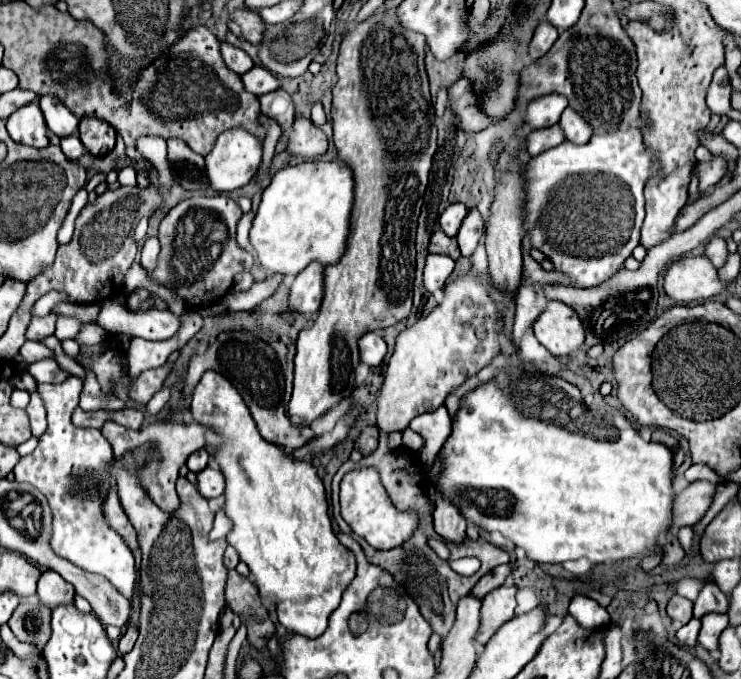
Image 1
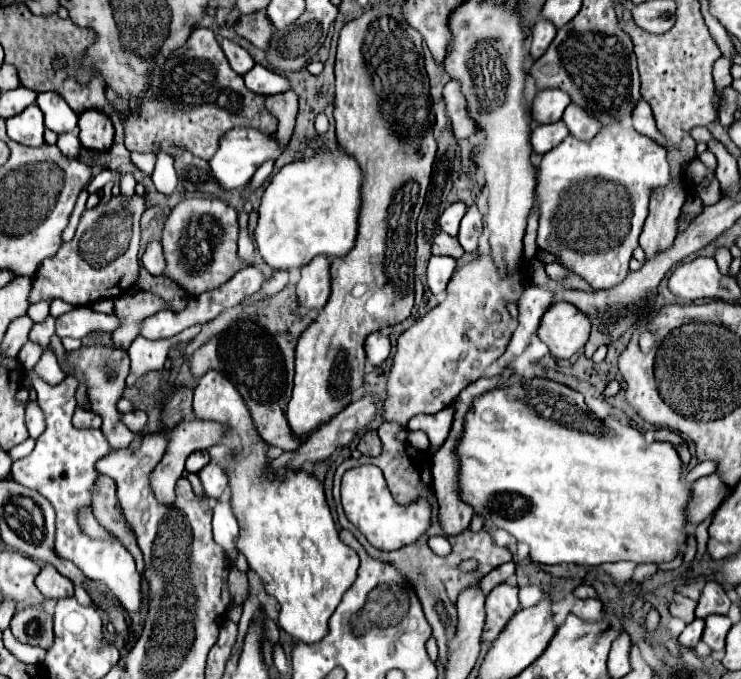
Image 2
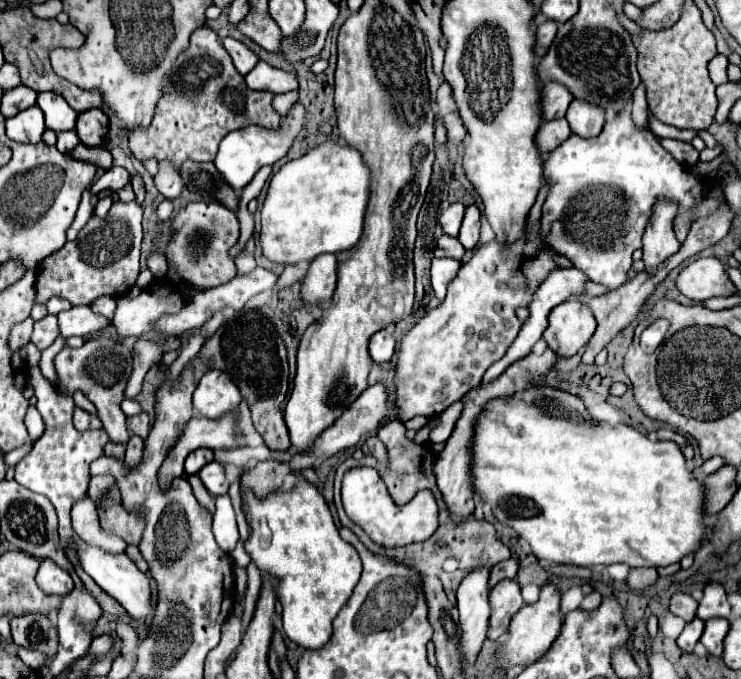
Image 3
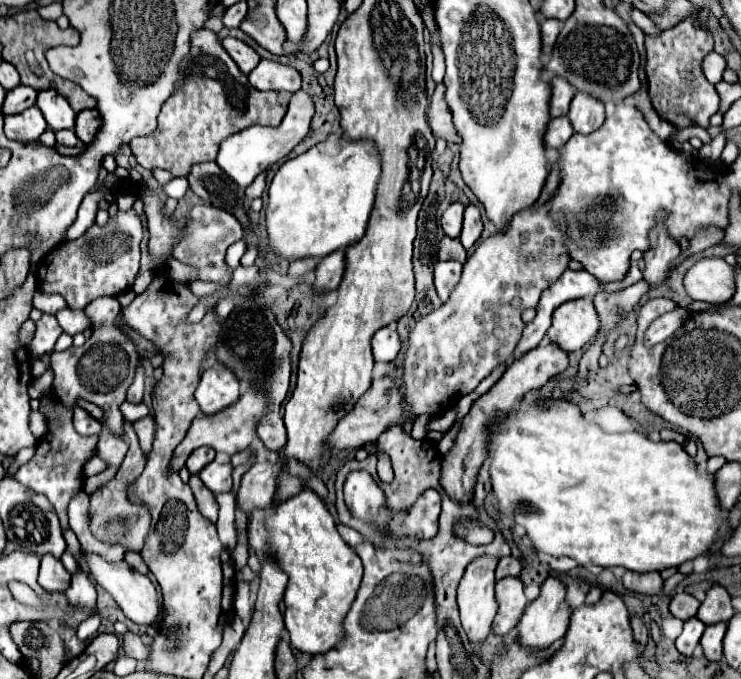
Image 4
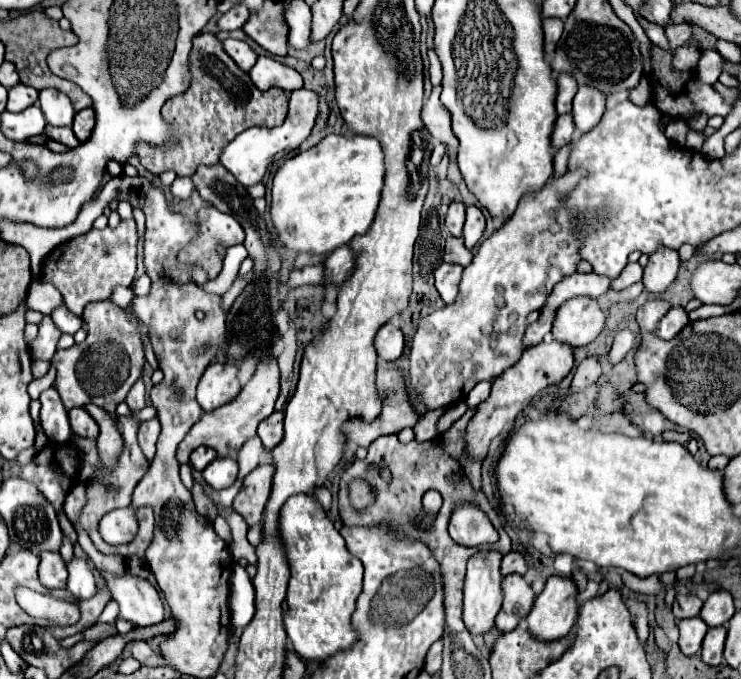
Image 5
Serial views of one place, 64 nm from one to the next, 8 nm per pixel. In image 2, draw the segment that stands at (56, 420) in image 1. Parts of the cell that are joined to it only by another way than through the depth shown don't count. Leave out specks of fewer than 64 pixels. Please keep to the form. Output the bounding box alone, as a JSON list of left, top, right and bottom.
[12,372,142,612]

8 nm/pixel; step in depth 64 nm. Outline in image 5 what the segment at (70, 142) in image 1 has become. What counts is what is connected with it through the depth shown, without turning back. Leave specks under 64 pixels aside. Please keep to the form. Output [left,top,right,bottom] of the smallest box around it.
[46,126,80,148]

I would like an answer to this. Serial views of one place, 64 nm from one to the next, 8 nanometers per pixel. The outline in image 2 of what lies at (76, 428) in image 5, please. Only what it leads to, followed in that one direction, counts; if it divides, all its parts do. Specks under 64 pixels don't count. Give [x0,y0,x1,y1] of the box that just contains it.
[72,406,102,428]

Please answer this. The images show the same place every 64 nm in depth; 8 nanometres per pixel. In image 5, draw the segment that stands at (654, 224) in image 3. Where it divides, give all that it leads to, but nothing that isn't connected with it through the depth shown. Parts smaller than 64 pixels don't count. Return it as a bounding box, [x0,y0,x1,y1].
[642,246,680,292]

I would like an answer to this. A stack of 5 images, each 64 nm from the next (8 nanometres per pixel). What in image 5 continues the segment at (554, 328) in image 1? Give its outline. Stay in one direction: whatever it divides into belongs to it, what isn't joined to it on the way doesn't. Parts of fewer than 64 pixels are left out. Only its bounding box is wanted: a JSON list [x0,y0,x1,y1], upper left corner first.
[554,298,606,348]

